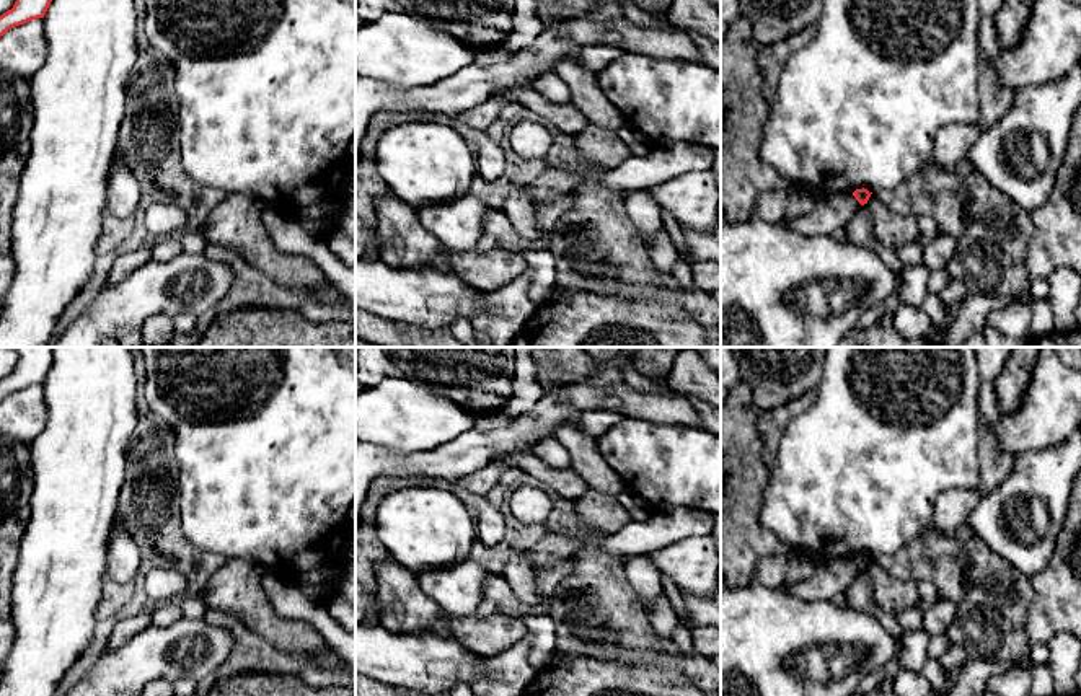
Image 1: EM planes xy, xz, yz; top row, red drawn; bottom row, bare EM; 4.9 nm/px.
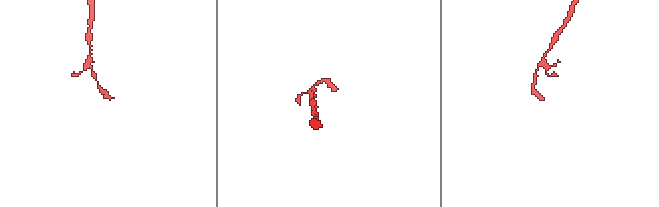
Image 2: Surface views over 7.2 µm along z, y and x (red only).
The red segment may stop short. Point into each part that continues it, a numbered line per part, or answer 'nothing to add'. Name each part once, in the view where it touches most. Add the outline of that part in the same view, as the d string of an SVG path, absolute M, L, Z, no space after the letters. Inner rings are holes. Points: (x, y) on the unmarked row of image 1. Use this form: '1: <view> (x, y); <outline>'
nothing to add

